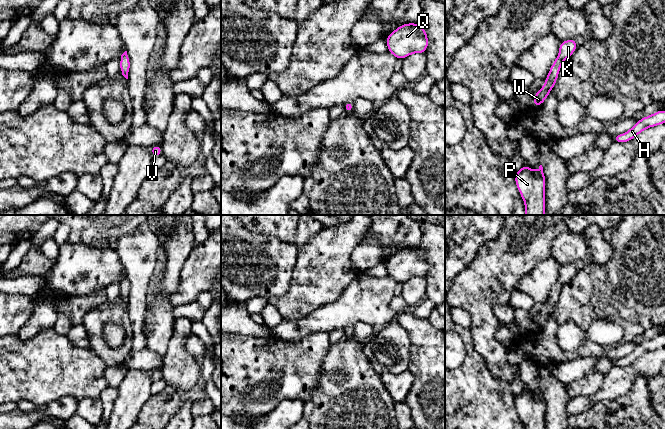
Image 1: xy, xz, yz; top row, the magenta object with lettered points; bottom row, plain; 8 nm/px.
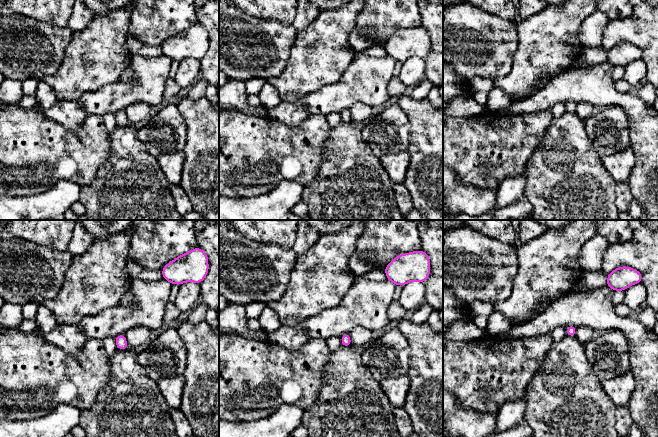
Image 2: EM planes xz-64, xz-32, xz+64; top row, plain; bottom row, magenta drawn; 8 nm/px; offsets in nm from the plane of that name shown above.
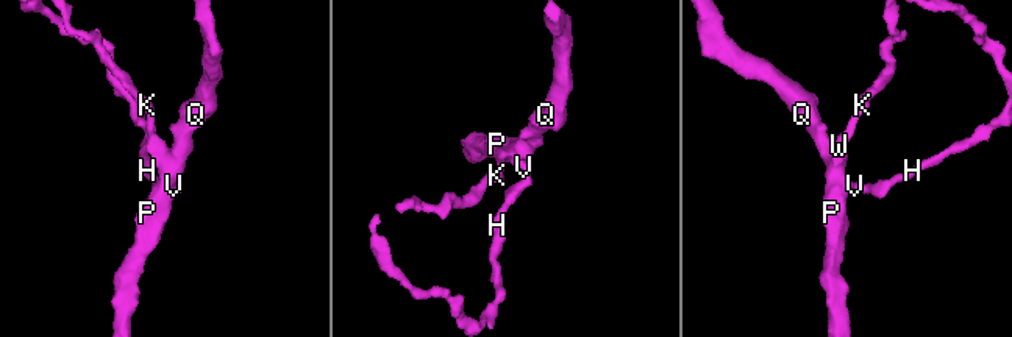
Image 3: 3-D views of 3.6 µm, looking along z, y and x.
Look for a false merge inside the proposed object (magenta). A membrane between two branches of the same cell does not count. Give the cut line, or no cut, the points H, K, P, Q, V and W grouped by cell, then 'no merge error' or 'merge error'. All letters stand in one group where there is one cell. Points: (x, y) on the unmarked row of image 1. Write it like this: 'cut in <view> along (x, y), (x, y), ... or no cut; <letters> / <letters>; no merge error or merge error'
no cut; H K P Q V W; no merge error

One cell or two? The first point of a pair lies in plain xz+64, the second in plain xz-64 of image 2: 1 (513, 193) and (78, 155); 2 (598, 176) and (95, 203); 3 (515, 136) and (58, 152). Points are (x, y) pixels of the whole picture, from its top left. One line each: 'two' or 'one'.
1: two
2: one
3: one

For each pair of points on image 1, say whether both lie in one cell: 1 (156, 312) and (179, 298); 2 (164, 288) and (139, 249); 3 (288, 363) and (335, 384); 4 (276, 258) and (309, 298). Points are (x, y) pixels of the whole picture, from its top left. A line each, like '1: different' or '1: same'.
1: different
2: different
3: different
4: different

